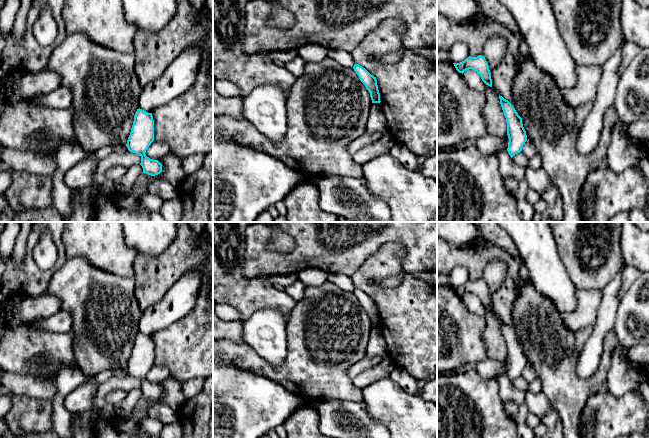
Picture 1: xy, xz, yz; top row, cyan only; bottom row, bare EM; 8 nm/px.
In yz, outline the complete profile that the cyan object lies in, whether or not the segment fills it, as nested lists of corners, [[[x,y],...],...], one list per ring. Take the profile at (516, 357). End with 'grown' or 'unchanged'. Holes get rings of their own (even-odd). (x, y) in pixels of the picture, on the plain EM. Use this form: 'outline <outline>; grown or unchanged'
outline [[[499,319],[500,328],[507,347],[507,359],[509,362],[507,375],[512,382],[522,375],[527,365],[526,355],[522,348],[522,342],[518,339],[511,327]]]; unchanged

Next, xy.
outline [[[137,333],[130,359],[127,364],[127,372],[130,376],[141,380],[140,389],[143,397],[151,400],[162,396],[162,388],[158,384],[150,383],[146,380],[146,374],[154,365],[154,344],[152,337],[142,333]]]; unchanged

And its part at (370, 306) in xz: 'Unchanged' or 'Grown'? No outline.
Unchanged

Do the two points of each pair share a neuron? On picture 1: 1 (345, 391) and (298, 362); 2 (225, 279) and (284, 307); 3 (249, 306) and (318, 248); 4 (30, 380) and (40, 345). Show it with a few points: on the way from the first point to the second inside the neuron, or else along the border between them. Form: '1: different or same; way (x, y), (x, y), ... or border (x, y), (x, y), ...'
1: same; way (333, 383), (310, 365)
2: same; way (240, 292), (243, 294), (263, 294), (269, 297)
3: different; border (245, 276), (269, 276)
4: different; border (31, 371), (37, 374)

